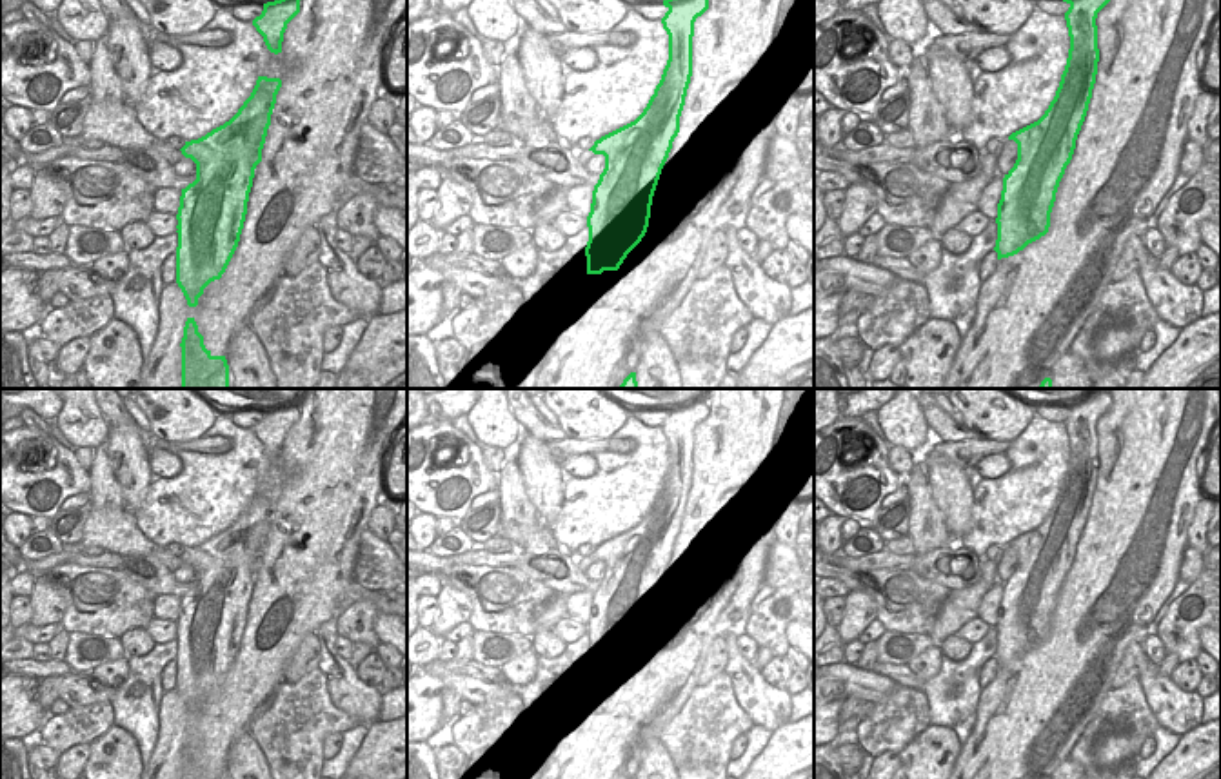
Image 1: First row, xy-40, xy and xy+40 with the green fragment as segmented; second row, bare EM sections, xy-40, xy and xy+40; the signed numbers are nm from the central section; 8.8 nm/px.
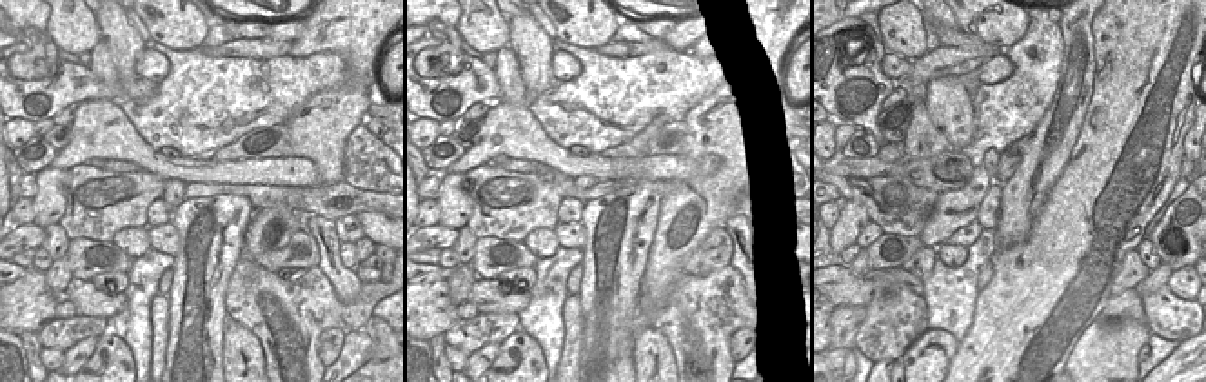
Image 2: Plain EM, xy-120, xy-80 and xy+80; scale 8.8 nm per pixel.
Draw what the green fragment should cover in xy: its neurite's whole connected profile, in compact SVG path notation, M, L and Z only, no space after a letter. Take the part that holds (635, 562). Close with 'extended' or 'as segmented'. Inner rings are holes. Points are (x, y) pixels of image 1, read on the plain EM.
M698 392L690 398L663 407L663 412L669 416L661 425L663 436L669 441L669 467L654 501L634 528L601 543L589 556L594 561L605 563L605 576L594 592L591 619L587 623L587 681L618 677L627 661L645 643L652 603L661 576L672 556L672 548L680 539L680 523L692 483L694 429L709 416L709 401L705 399L703 392Z; as segmented

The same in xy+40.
M1085 389L1076 398L1063 401L1063 409L1070 412L1065 419L1070 443L1068 465L1056 503L1045 521L1008 543L1008 547L1018 550L1018 567L1003 585L1001 606L998 610L998 646L994 654L998 666L1018 661L1048 639L1056 599L1072 567L1096 490L1099 468L1096 425L1110 405L1112 396L1107 389Z; as segmented

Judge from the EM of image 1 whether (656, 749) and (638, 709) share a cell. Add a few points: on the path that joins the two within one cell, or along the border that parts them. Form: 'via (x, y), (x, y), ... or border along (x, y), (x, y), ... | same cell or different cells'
border along (658, 738), (647, 743), (640, 759) | different cells

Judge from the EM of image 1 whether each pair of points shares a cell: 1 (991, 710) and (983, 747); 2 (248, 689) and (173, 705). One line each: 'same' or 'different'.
1: same
2: same

